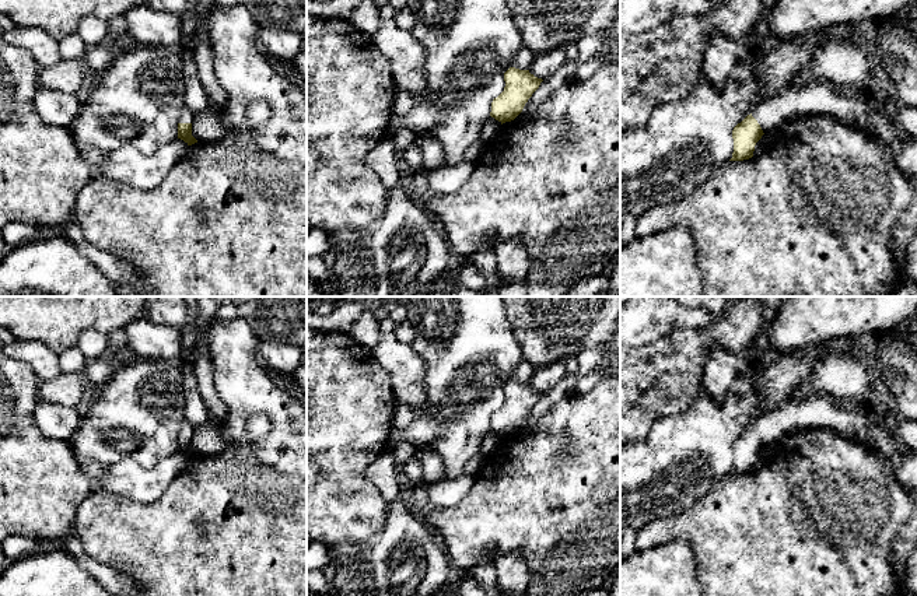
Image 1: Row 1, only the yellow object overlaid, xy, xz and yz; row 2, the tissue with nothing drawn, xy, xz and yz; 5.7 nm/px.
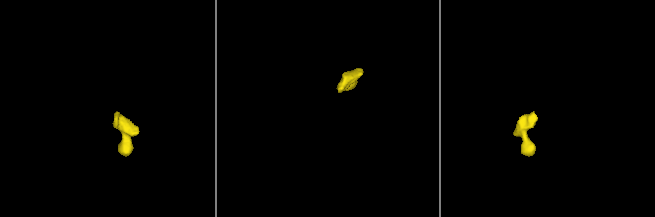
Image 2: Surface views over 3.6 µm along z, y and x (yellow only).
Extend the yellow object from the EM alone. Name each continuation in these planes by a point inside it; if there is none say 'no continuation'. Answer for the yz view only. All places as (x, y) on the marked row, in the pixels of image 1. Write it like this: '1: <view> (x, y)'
1: yz (864, 111)

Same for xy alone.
1: xy (185, 115)

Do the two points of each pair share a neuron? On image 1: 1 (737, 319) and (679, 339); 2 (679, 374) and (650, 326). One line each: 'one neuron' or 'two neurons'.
1: one neuron
2: two neurons

